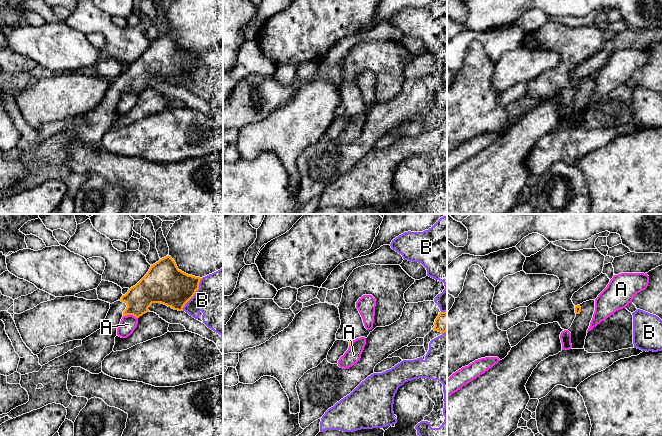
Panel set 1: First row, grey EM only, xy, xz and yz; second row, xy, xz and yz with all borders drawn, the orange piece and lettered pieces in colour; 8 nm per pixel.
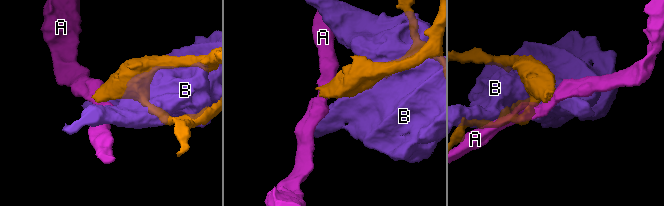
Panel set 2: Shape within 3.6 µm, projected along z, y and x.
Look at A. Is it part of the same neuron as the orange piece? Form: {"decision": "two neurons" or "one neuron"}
{"decision": "two neurons"}

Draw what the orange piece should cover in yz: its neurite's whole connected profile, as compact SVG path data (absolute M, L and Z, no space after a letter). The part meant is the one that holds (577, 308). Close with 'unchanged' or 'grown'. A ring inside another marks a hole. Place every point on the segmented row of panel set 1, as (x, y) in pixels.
M595 300L583 302L575 306L576 317L568 329L571 333L571 349L584 349L587 330L595 311Z; grown

